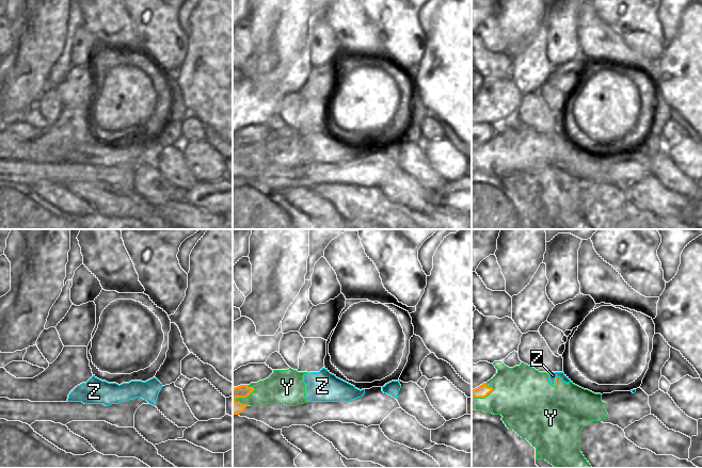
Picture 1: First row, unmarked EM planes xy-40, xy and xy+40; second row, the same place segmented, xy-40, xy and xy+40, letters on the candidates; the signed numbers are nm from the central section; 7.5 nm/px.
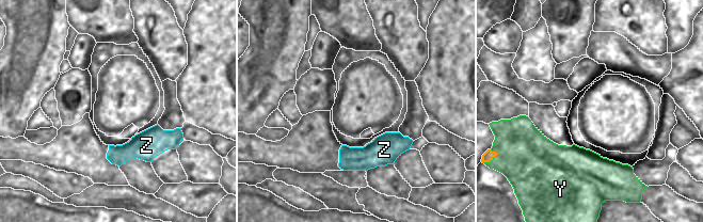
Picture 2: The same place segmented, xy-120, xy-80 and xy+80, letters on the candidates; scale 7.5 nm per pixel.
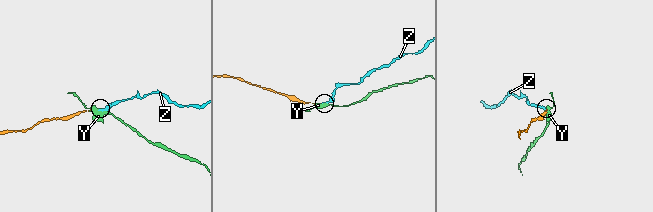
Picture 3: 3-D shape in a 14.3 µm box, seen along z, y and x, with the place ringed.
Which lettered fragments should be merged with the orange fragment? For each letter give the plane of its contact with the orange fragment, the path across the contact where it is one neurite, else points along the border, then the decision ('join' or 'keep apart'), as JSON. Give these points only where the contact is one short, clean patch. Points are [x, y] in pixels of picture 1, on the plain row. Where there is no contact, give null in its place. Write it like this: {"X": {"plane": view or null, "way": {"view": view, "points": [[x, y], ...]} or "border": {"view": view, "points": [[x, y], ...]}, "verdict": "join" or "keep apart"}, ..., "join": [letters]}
{"Y": {"plane": "xy", "verdict": "keep apart"}, "Z": {"plane": "xy+40", "way": {"view": "xy+40", "points": [[556, 139], [555, 142], [553, 136]]}, "verdict": "join"}, "join": ["Z"]}

